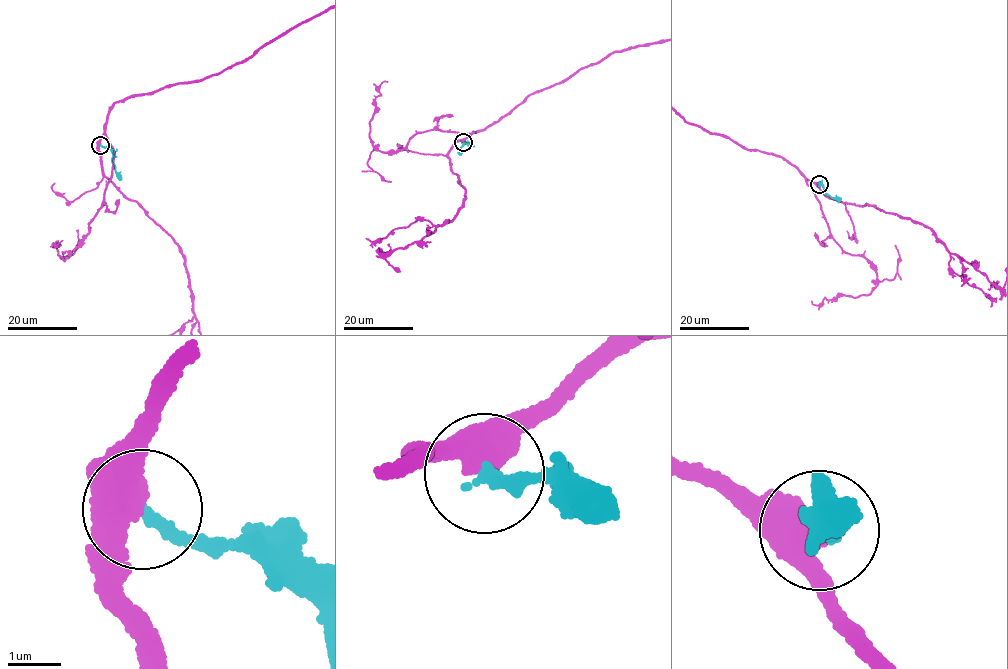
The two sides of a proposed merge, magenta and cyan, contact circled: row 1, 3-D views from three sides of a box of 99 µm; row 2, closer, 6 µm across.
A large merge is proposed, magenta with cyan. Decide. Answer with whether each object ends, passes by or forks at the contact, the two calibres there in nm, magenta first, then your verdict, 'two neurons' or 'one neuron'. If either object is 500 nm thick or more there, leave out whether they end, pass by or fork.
500 nm thick on the magenta side, 240 nm on the other; two neurons

